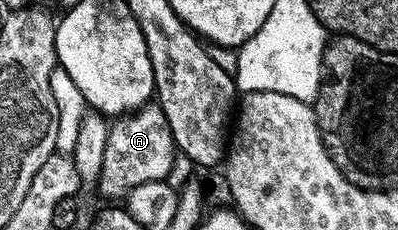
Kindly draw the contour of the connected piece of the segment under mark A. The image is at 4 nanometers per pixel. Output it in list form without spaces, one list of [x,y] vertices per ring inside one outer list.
[[[146,104],[136,112],[118,117],[109,127],[107,148],[103,152],[103,168],[99,187],[109,200],[128,195],[139,184],[165,180],[171,170],[175,145],[167,117],[157,104]]]

